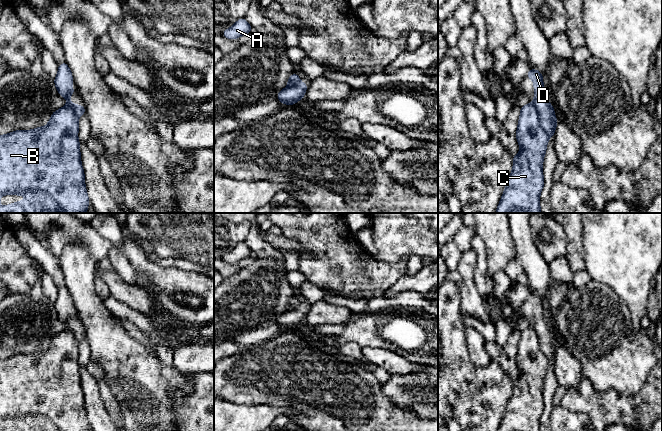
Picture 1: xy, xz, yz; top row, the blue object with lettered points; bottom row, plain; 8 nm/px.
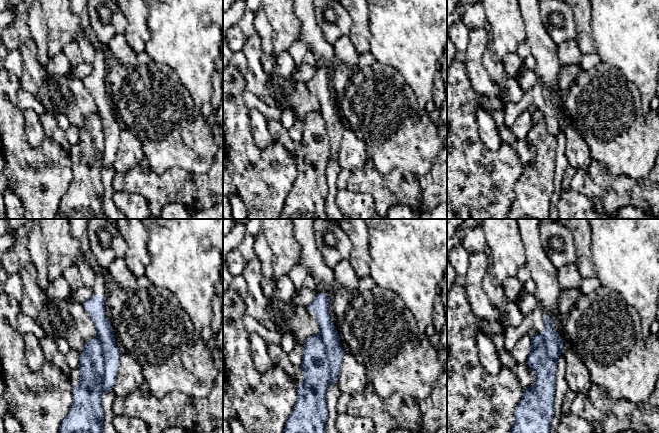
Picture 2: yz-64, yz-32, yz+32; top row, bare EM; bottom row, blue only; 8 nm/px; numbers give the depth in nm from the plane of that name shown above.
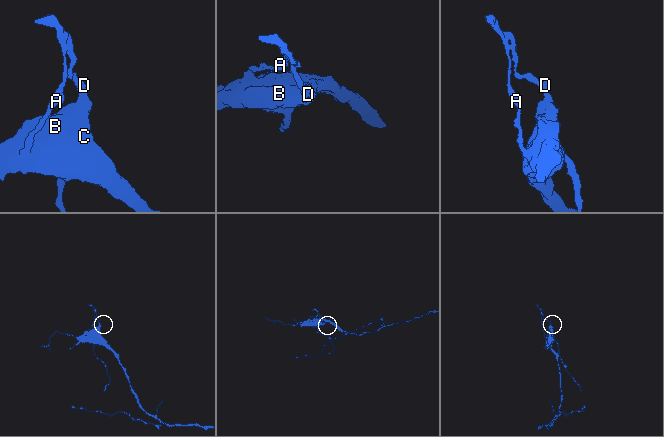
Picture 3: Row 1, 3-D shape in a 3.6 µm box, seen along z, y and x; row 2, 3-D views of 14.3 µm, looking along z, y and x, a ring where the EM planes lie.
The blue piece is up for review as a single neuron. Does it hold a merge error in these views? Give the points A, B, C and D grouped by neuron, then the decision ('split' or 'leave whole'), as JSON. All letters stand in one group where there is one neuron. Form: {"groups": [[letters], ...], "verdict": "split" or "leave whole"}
{"groups": [["A", "D"], ["B", "C"]], "verdict": "split"}

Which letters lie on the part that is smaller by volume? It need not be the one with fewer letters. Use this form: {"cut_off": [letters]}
{"cut_off": ["A", "D"]}

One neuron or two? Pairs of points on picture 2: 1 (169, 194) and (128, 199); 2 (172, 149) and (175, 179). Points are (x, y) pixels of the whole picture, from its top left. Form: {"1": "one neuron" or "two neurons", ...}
{"1": "two neurons", "2": "two neurons"}

